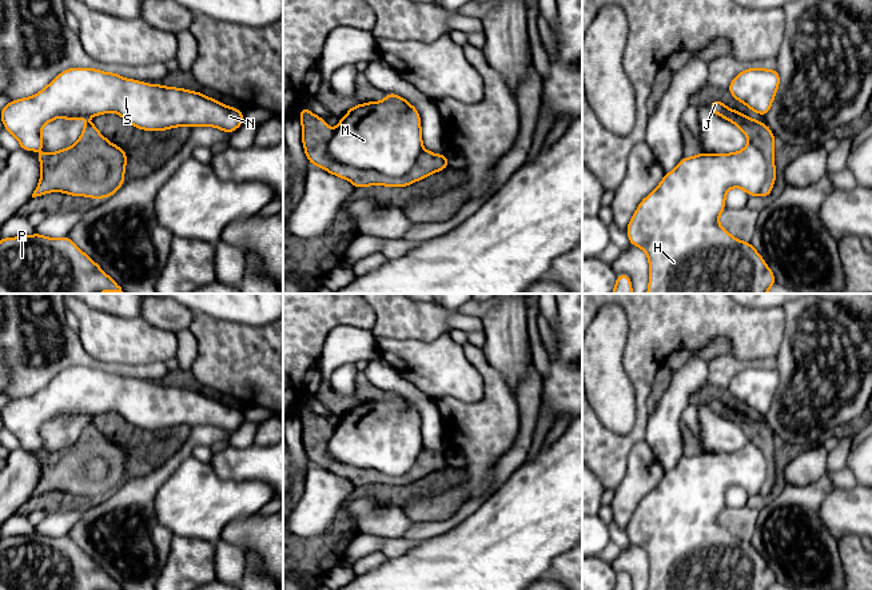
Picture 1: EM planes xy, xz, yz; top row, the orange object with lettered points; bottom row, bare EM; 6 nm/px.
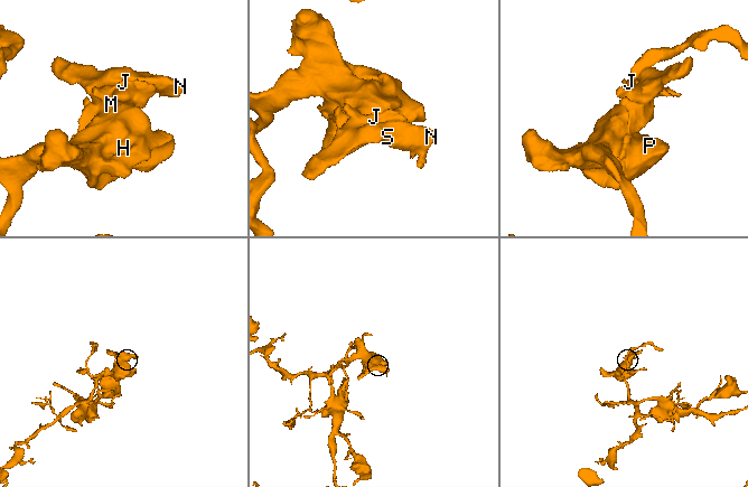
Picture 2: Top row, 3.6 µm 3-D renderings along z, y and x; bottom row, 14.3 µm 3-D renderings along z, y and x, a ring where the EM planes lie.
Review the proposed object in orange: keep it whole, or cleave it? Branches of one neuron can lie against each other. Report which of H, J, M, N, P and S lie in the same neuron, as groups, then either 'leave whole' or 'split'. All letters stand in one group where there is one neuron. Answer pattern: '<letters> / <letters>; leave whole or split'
H M N P S / J; split

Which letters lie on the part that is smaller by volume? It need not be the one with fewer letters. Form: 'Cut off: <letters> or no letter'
Cut off: J

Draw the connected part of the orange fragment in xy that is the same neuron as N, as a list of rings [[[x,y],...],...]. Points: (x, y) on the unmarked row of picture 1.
[[[95,367],[63,370],[39,392],[12,399],[0,410],[0,415],[4,427],[19,439],[21,449],[40,450],[44,445],[41,427],[56,416],[69,420],[108,411],[119,412],[127,422],[144,430],[210,424],[231,432],[244,420],[243,410],[224,404],[200,391],[162,383],[152,384]]]

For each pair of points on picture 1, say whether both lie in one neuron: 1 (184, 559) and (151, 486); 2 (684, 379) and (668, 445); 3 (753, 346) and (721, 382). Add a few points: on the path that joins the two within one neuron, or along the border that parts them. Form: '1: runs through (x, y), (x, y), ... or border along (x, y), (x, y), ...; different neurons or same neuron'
1: border along (174, 535), (170, 543), (168, 559), (163, 565); different neurons
2: runs through (677, 395), (668, 411), (668, 429); same neuron
3: border along (728, 354), (740, 359), (771, 357); different neurons

